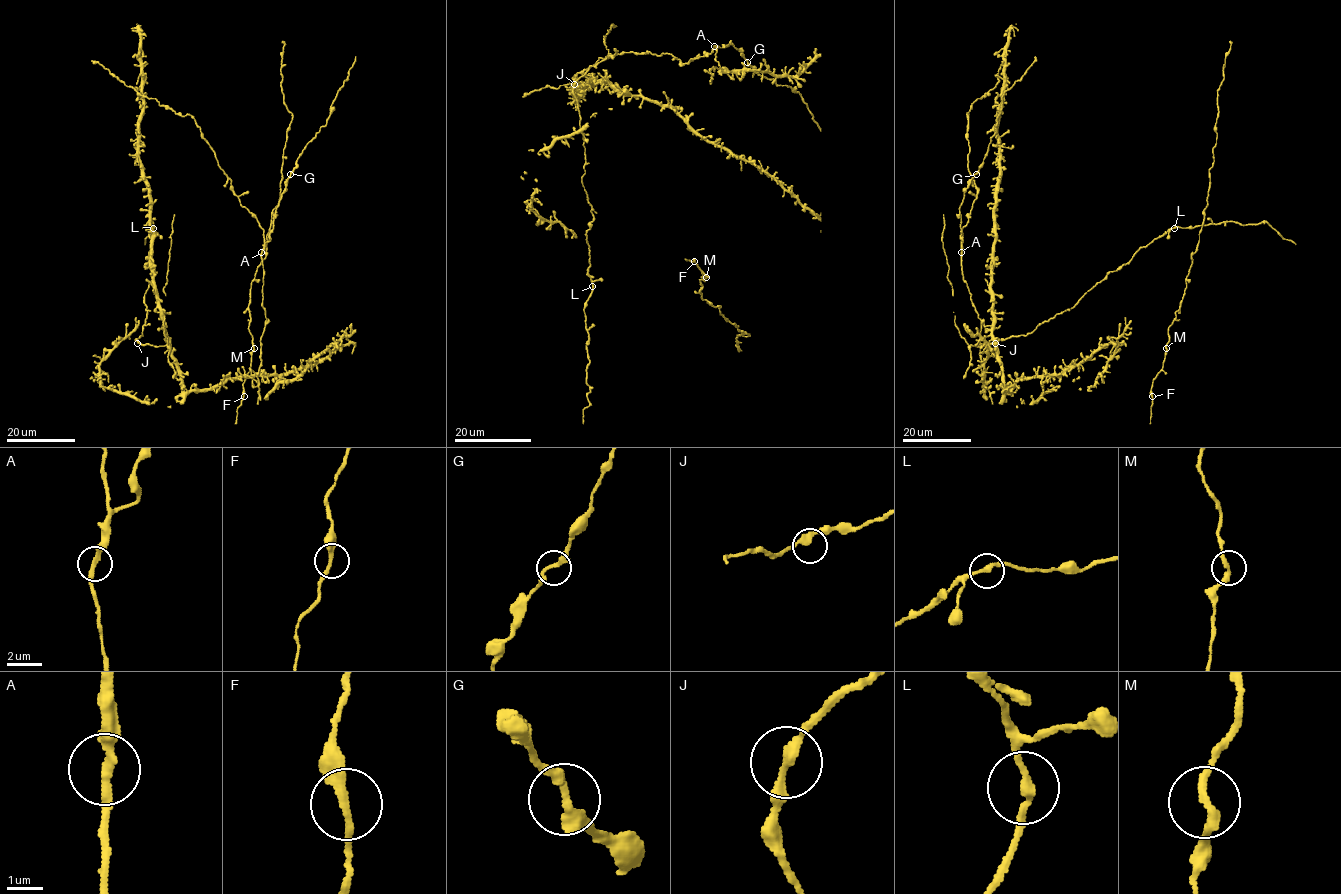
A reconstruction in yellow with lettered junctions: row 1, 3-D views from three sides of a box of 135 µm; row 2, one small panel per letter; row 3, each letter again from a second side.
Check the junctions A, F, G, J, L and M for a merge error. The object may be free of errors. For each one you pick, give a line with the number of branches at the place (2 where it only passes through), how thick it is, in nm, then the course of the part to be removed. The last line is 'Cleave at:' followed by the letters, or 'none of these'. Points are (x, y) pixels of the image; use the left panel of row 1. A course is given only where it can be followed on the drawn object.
Cleave at: none of these

